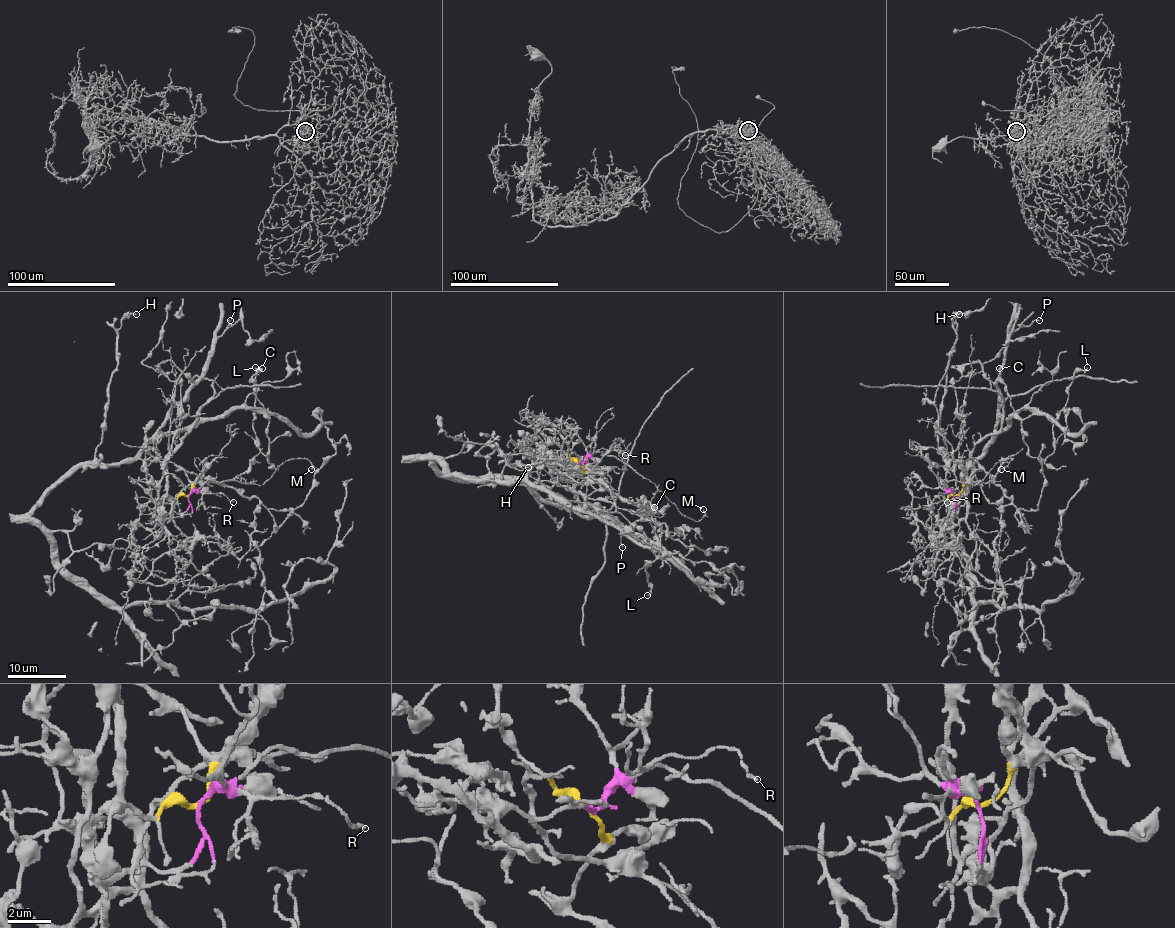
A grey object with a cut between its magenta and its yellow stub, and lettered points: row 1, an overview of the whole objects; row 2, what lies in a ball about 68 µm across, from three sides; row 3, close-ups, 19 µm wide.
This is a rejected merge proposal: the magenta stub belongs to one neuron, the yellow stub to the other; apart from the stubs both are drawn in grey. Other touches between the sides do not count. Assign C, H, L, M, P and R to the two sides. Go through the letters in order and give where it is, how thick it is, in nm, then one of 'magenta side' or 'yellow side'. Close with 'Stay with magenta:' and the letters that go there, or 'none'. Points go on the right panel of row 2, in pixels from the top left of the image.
C: (999, 368) | 360 nm | yellow side
H: (959, 314) | 200 nm | yellow side
L: (1087, 367) | 220 nm | yellow side
M: (1001, 469) | 120 nm | magenta side
P: (1039, 320) | 150 nm | yellow side
R: (947, 502) | 160 nm | magenta side
Stay with magenta: M, R

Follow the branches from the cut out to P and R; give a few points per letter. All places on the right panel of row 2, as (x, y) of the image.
P: (955, 496), (980, 468), (972, 459), (984, 452), (996, 424), (997, 376), (1006, 341), (1021, 327), (1040, 320)
R: (955, 496), (949, 492), (939, 493), (939, 498), (947, 502)

